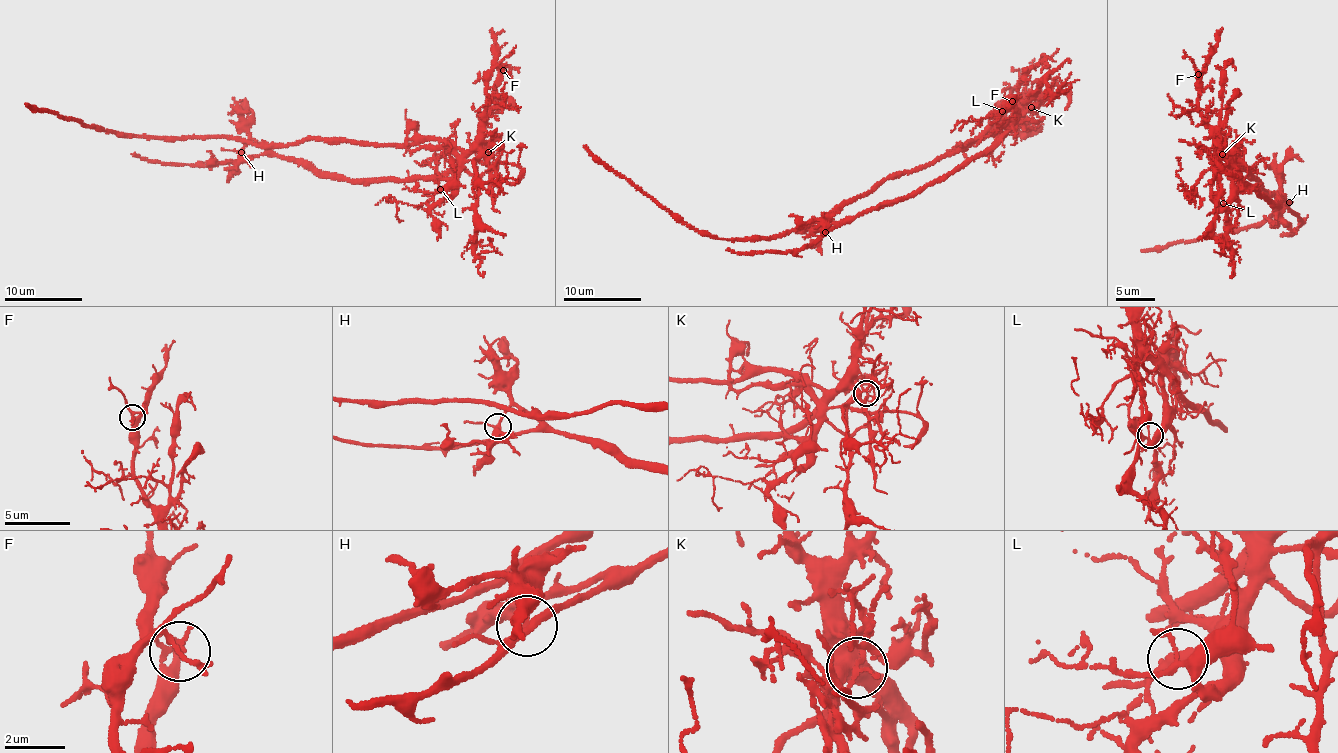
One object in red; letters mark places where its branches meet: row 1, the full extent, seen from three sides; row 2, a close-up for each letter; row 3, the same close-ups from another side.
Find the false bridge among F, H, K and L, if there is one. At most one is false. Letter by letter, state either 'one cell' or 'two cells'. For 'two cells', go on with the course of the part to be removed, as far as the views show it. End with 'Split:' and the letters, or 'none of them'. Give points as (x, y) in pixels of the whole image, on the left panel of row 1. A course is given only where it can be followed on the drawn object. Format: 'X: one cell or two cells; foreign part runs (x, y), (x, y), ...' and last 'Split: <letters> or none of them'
F: one cell
H: one cell
K: two cells; foreign part runs (488, 153), (485, 160), (465, 160), (436, 140), (257, 146), (232, 137), (145, 136), (98, 130), (25, 103)
L: one cell
Split: K

